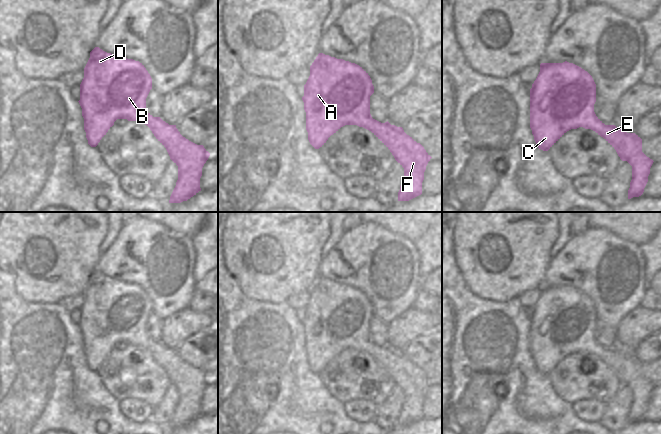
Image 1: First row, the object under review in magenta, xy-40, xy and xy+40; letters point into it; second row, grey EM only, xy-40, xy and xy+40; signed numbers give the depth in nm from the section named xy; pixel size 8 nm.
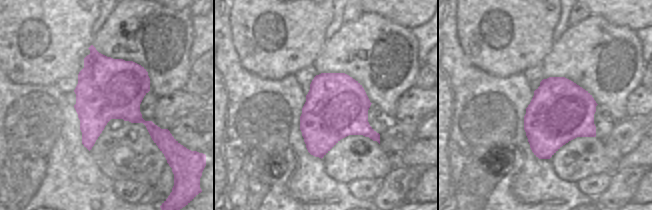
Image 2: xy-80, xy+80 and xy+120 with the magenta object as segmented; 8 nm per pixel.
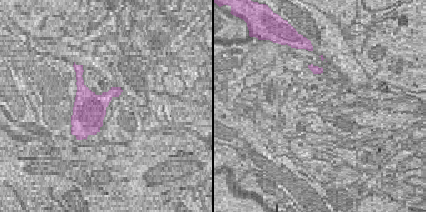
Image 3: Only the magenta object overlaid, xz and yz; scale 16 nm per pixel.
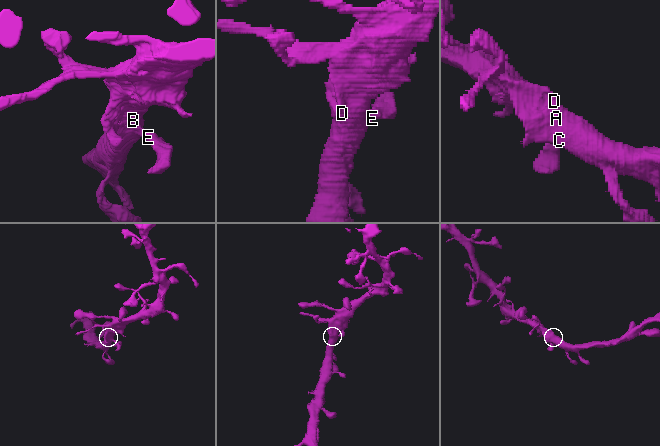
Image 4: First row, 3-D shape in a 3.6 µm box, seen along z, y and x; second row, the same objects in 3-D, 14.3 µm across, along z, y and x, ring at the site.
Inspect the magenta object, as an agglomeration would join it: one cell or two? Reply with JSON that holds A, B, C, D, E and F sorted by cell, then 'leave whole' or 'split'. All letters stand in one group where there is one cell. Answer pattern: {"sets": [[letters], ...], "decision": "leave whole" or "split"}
{"sets": [["A", "B", "C", "D", "E", "F"]], "decision": "leave whole"}

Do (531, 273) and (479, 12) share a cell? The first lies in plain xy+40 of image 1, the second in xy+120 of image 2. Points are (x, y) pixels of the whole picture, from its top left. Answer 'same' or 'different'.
same

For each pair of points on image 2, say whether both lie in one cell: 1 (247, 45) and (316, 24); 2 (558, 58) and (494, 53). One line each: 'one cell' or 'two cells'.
1: one cell
2: two cells

